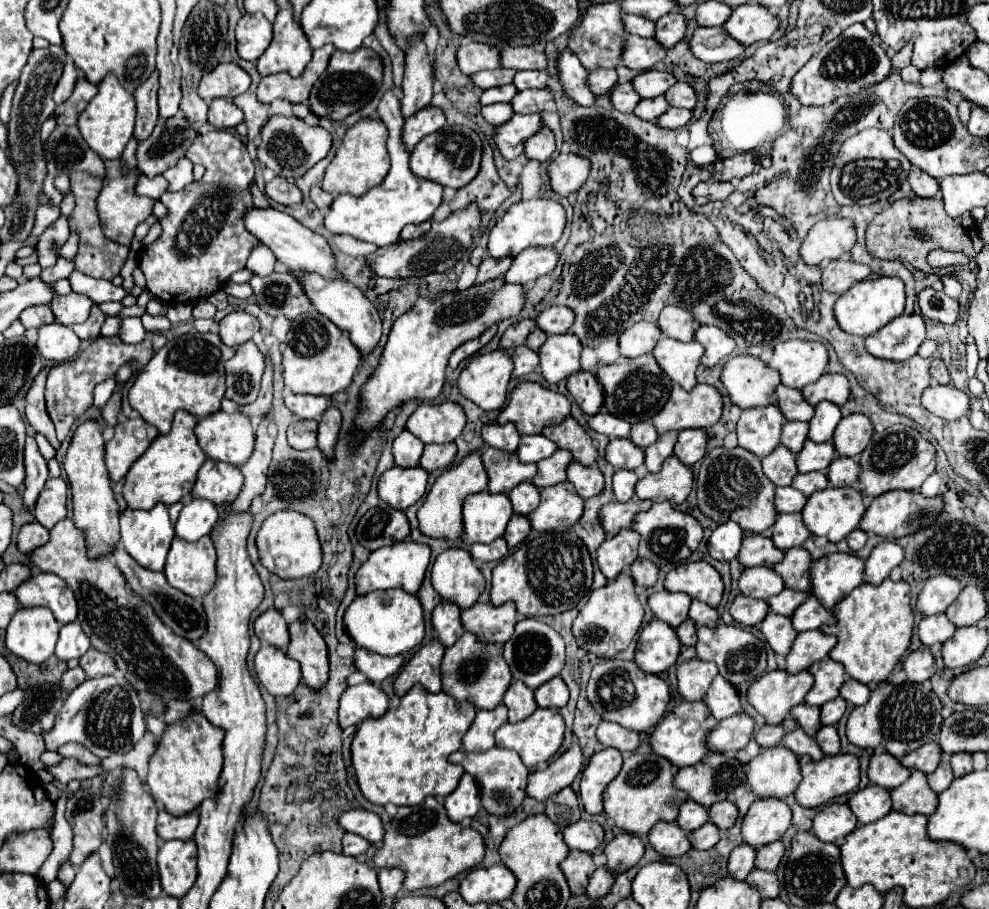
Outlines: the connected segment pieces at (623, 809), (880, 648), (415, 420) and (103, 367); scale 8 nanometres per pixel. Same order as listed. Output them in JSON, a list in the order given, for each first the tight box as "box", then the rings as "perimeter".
[{"box":[604,752,688,834],"perimeter":[[[634,752],[624,760],[624,766],[620,770],[620,776],[610,782],[604,796],[604,812],[612,818],[612,822],[630,834],[648,834],[652,826],[658,820],[676,820],[680,806],[688,800],[688,794],[674,784],[674,772],[672,764],[650,752],[650,754],[638,754]]]},{"box":[830,578,914,684],"perimeter":[[[890,578],[878,586],[862,582],[850,592],[850,596],[836,604],[834,614],[838,622],[832,632],[836,634],[838,644],[830,652],[830,658],[844,664],[846,672],[864,684],[886,682],[900,658],[906,654],[914,632],[910,584],[904,580],[894,582]]]},{"box":[406,402,466,444],"perimeter":[[[422,402],[408,418],[406,428],[424,444],[454,442],[466,426],[466,414],[458,402]]]},{"box":[46,336,154,442],"perimeter":[[[98,336],[88,348],[84,348],[74,360],[66,362],[66,364],[56,364],[50,374],[48,374],[48,382],[46,382],[46,408],[48,414],[56,426],[56,434],[58,440],[64,442],[64,438],[72,432],[76,418],[80,418],[92,404],[92,392],[94,388],[108,380],[114,378],[116,372],[124,366],[130,364],[136,372],[136,376],[140,374],[142,366],[148,364],[148,360],[154,356],[154,346],[152,340],[146,338],[140,344],[126,344],[122,342],[118,336]]]}]

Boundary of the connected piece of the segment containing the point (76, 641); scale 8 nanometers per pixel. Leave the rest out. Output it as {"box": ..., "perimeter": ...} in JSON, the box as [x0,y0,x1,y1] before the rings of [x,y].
{"box":[56,622,90,660],"perimeter":[[[70,622],[60,628],[60,638],[56,644],[56,656],[60,660],[80,658],[88,648],[90,648],[90,638],[84,634],[78,622]]]}

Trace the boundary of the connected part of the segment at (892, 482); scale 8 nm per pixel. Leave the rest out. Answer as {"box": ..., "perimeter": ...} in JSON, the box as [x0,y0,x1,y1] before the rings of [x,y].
{"box":[858,424,936,496],"perimeter":[[[896,424],[872,436],[870,446],[860,454],[860,464],[862,472],[858,482],[864,484],[864,494],[868,496],[878,496],[888,490],[918,490],[936,468],[936,450],[932,442],[920,436],[918,430]]]}

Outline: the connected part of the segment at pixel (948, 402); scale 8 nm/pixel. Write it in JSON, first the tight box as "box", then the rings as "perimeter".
{"box":[922,384,970,422],"perimeter":[[[952,384],[928,386],[922,394],[922,404],[928,412],[952,422],[970,414],[970,398]]]}

